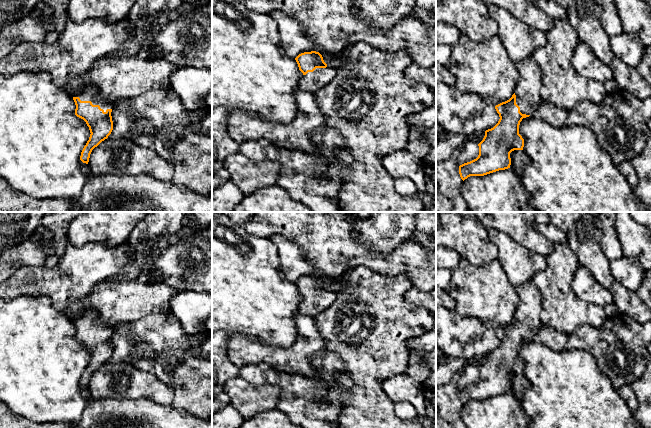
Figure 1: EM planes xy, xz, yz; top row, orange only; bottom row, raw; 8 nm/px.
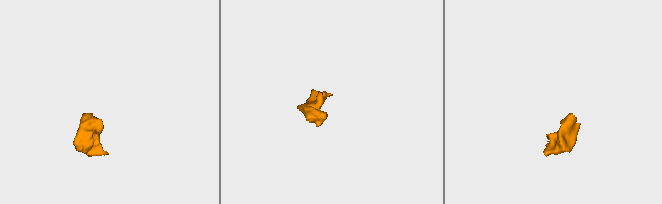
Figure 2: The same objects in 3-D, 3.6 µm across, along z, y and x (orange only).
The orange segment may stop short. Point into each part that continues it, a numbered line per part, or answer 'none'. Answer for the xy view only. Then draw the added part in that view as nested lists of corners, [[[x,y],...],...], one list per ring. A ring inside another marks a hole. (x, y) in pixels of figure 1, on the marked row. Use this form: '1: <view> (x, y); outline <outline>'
1: xy (89, 92); outline [[[91,83],[86,84],[80,91],[72,94],[72,97],[79,97],[81,101],[91,101],[93,105],[99,105],[104,112],[113,108],[113,104],[103,99],[99,95],[98,88]]]

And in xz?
1: xz (313, 81); outline [[[316,68],[313,72],[302,75],[298,83],[298,89],[303,92],[315,93],[328,85],[336,74],[336,68]]]

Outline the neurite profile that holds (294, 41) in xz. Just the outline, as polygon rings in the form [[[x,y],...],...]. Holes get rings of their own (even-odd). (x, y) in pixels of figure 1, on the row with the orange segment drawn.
[[[278,10],[272,11],[270,16],[278,24],[281,44],[290,58],[295,59],[301,53],[316,51],[322,55],[327,67],[339,69],[348,62],[352,45],[337,53],[326,52],[303,33],[300,23],[292,16]]]

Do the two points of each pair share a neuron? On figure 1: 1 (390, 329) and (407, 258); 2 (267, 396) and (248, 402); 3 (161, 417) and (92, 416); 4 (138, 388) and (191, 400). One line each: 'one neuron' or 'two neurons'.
1: two neurons
2: one neuron
3: one neuron
4: two neurons

